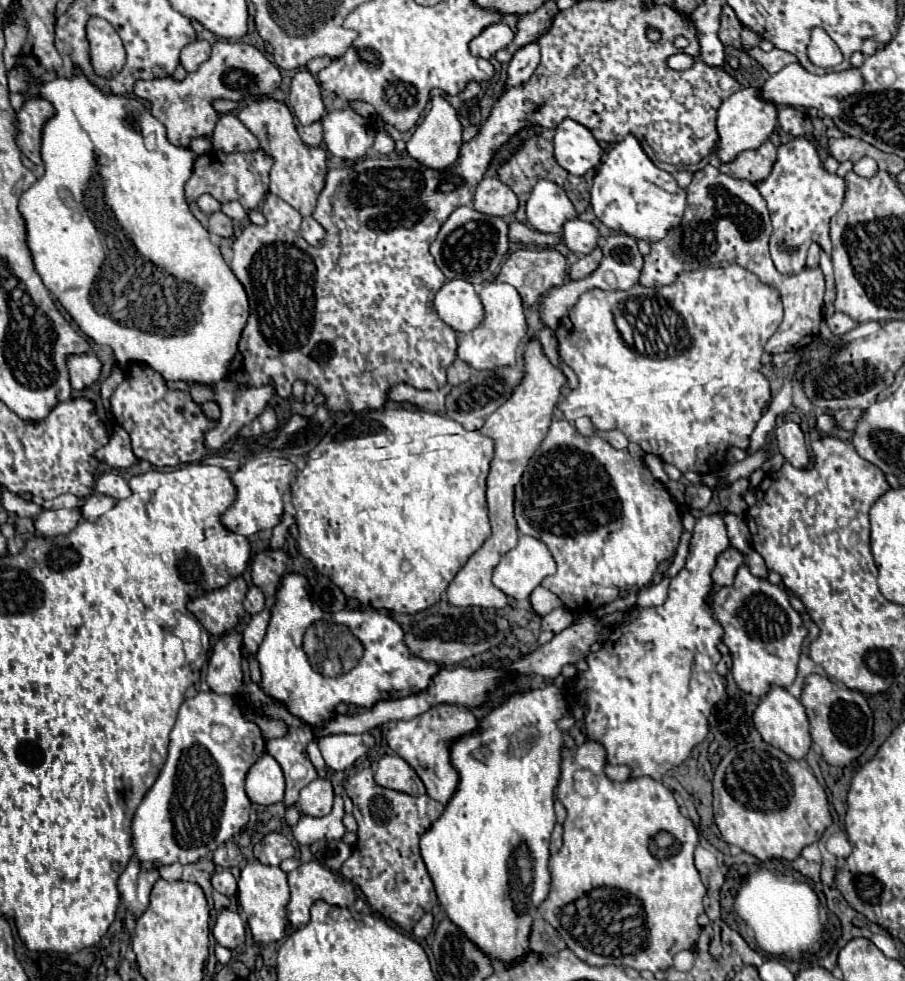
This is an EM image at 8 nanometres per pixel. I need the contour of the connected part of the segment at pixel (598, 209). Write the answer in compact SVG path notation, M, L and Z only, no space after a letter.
M634 135L616 143L606 155L598 175L594 177L590 193L594 193L592 209L608 229L624 231L626 235L644 239L646 243L664 239L670 229L680 225L686 209L686 191L678 187L676 179L668 171L650 161Z

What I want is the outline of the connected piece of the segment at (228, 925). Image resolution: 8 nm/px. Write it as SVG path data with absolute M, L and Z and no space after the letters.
M224 909L224 911L218 915L212 933L214 933L214 939L216 939L222 947L236 949L238 945L244 943L246 923L244 923L244 919L242 919L236 911Z

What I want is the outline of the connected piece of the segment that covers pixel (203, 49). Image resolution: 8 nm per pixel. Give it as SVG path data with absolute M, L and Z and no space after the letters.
M192 41L186 45L180 53L180 65L186 71L196 71L200 63L204 63L210 57L210 43L208 41Z

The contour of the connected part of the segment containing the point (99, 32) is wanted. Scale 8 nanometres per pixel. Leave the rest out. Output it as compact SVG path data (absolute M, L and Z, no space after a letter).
M92 17L86 25L86 37L90 43L90 61L96 75L106 79L116 77L124 67L126 55L114 27L100 17Z

